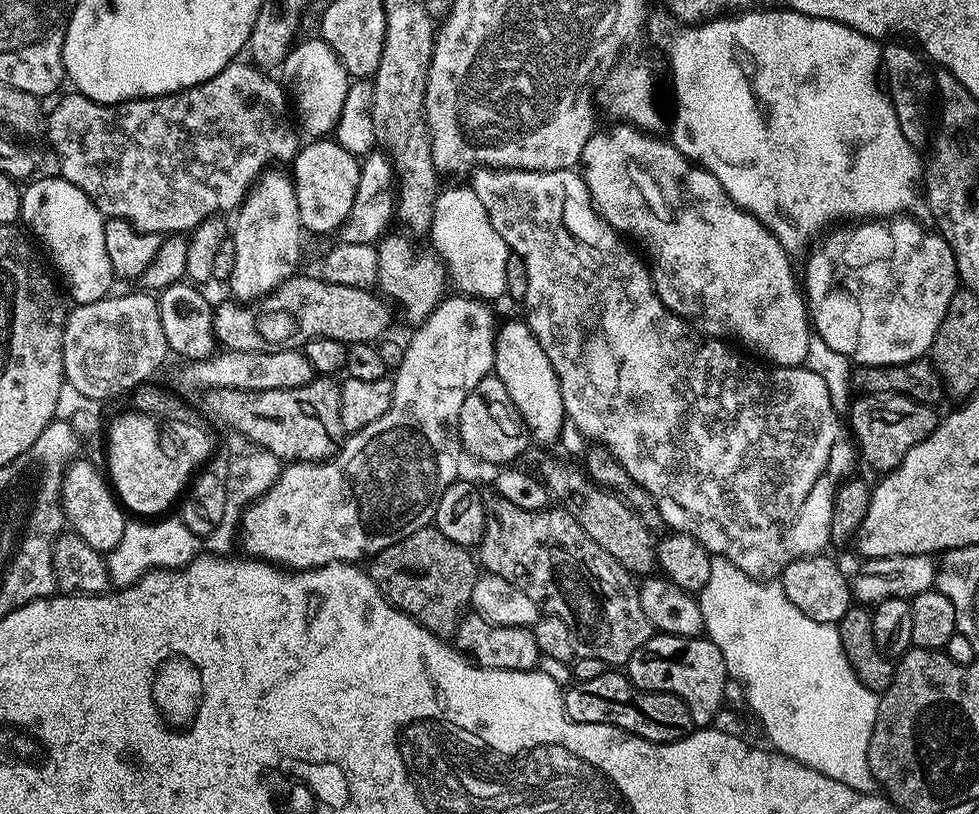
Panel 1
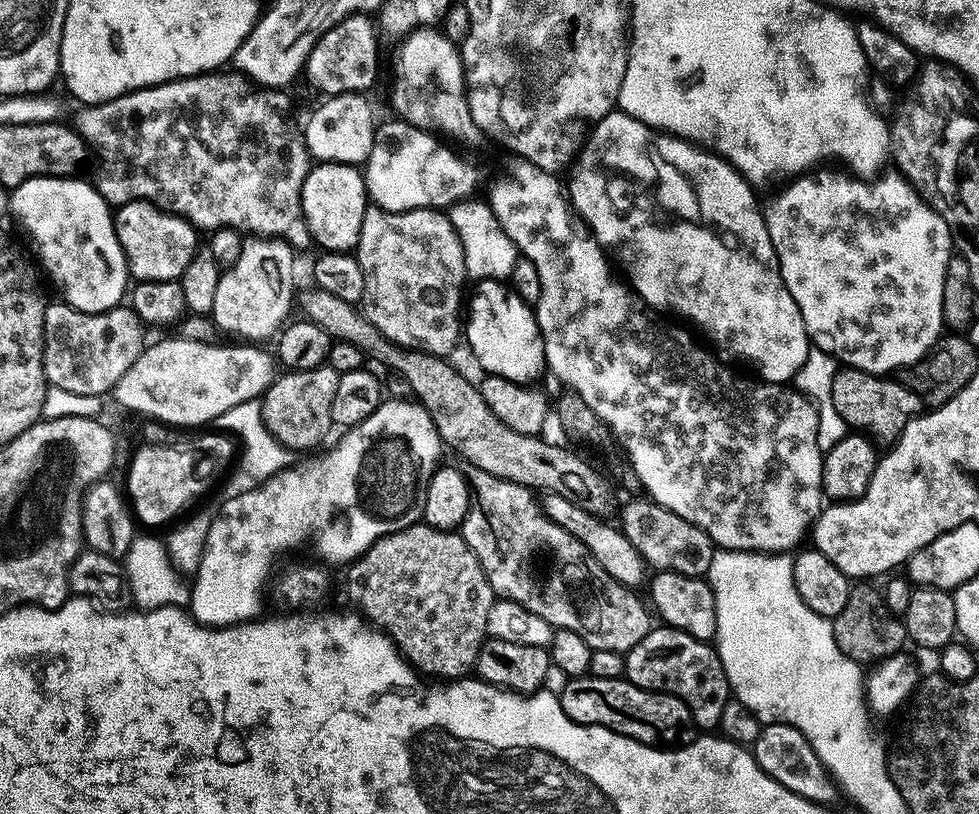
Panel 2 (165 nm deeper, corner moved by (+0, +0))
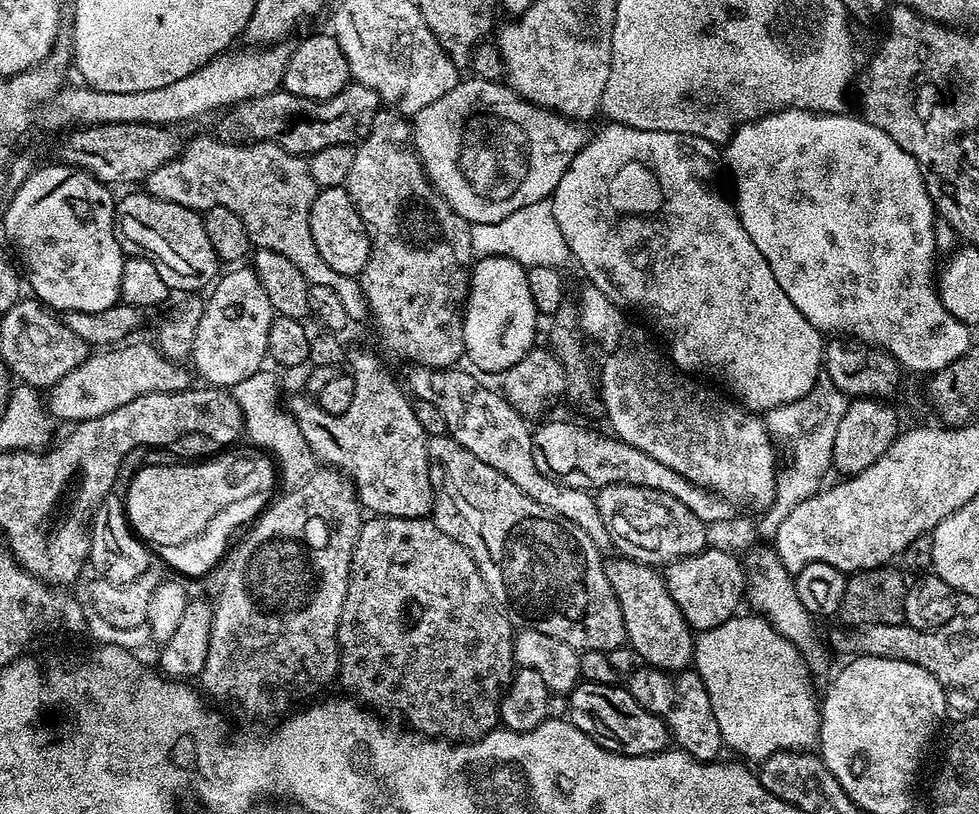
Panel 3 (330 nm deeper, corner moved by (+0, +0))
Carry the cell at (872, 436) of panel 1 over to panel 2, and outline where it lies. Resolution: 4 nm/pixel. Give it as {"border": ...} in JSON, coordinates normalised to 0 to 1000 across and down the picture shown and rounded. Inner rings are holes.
{"border":[[[865,450],[855,451],[850,488],[852,504],[860,509],[867,527],[877,528],[895,543],[900,543],[899,541],[914,543],[921,533],[921,528],[925,528],[927,520],[942,506],[942,495],[938,484],[932,482],[918,466],[894,457],[882,457]]]}

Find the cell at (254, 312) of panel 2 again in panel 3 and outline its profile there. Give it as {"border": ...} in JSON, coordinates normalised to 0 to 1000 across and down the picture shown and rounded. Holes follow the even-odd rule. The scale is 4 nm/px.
{"border":[[[241,327],[230,333],[220,345],[216,359],[217,365],[211,365],[208,376],[206,396],[202,396],[194,447],[204,456],[209,473],[236,479],[241,471],[271,451],[275,441],[274,412],[280,385],[268,346],[256,328]]]}

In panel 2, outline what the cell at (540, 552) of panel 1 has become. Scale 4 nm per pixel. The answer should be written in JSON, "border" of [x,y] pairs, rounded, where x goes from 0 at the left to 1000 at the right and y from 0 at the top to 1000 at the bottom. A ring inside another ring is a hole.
{"border":[[[474,570],[472,579],[480,606],[472,657],[474,665],[482,672],[504,729],[510,736],[524,737],[541,754],[556,760],[565,773],[587,776],[604,797],[627,799],[639,803],[645,796],[652,794],[656,784],[660,784],[660,779],[668,770],[668,762],[659,738],[654,738],[649,726],[636,722],[630,713],[623,710],[623,705],[619,705],[619,700],[611,695],[599,671],[594,671],[594,666],[586,661],[586,656],[574,651],[574,646],[566,643],[556,630],[549,611],[547,614],[543,611],[546,609],[544,601],[514,590],[505,582],[496,582],[496,577],[488,577],[488,572],[483,570]]]}

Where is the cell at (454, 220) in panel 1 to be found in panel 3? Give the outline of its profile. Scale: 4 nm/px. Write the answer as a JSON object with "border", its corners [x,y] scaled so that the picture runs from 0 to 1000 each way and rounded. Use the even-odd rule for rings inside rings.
{"border":[[[563,244],[533,253],[533,258],[525,258],[525,263],[513,268],[513,273],[483,275],[481,281],[482,307],[490,317],[516,314],[538,330],[545,327],[575,330],[576,323],[582,319],[580,299],[574,292],[574,283],[570,283],[570,268],[566,268]]]}

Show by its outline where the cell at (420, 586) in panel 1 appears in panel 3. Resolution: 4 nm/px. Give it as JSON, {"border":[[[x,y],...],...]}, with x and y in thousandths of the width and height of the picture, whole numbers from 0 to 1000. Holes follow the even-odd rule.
{"border":[[[381,633],[368,645],[364,674],[360,682],[360,699],[353,725],[353,740],[349,744],[349,759],[343,775],[343,790],[347,797],[346,839],[351,839],[377,871],[397,870],[410,875],[417,883],[416,893],[432,903],[453,907],[463,912],[488,909],[508,893],[511,878],[511,856],[525,829],[523,791],[525,767],[513,751],[496,720],[482,679],[470,667],[465,657],[453,654],[441,636],[411,636],[410,634]]]}

